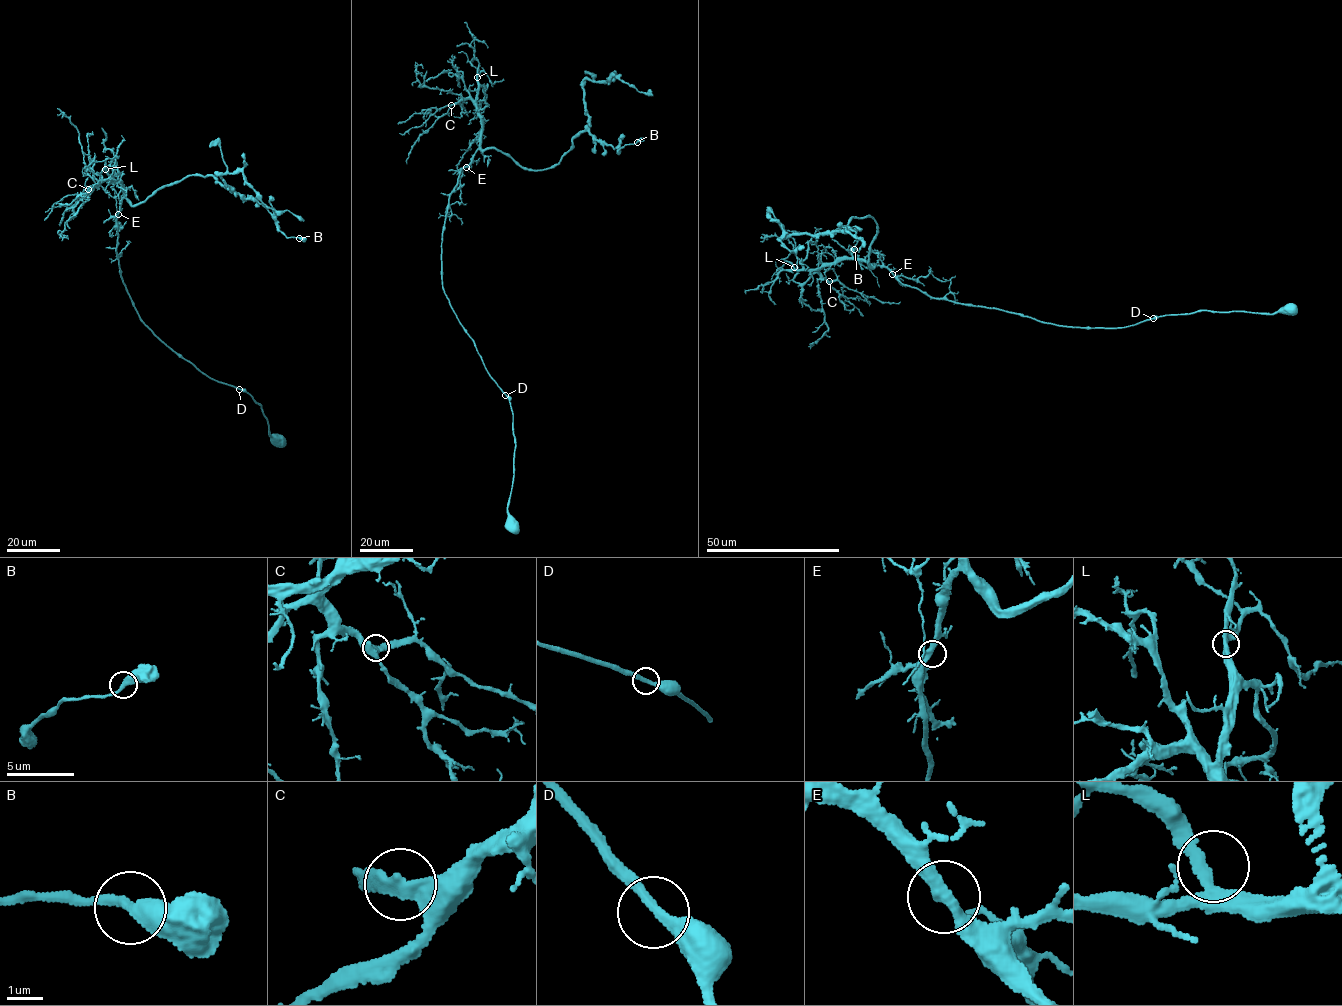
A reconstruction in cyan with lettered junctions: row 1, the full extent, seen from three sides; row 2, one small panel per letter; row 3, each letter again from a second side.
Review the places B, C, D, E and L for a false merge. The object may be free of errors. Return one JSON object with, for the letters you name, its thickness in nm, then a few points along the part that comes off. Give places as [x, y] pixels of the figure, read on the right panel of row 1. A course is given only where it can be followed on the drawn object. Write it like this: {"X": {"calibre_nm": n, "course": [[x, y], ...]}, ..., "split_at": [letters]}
{"split_at": []}

